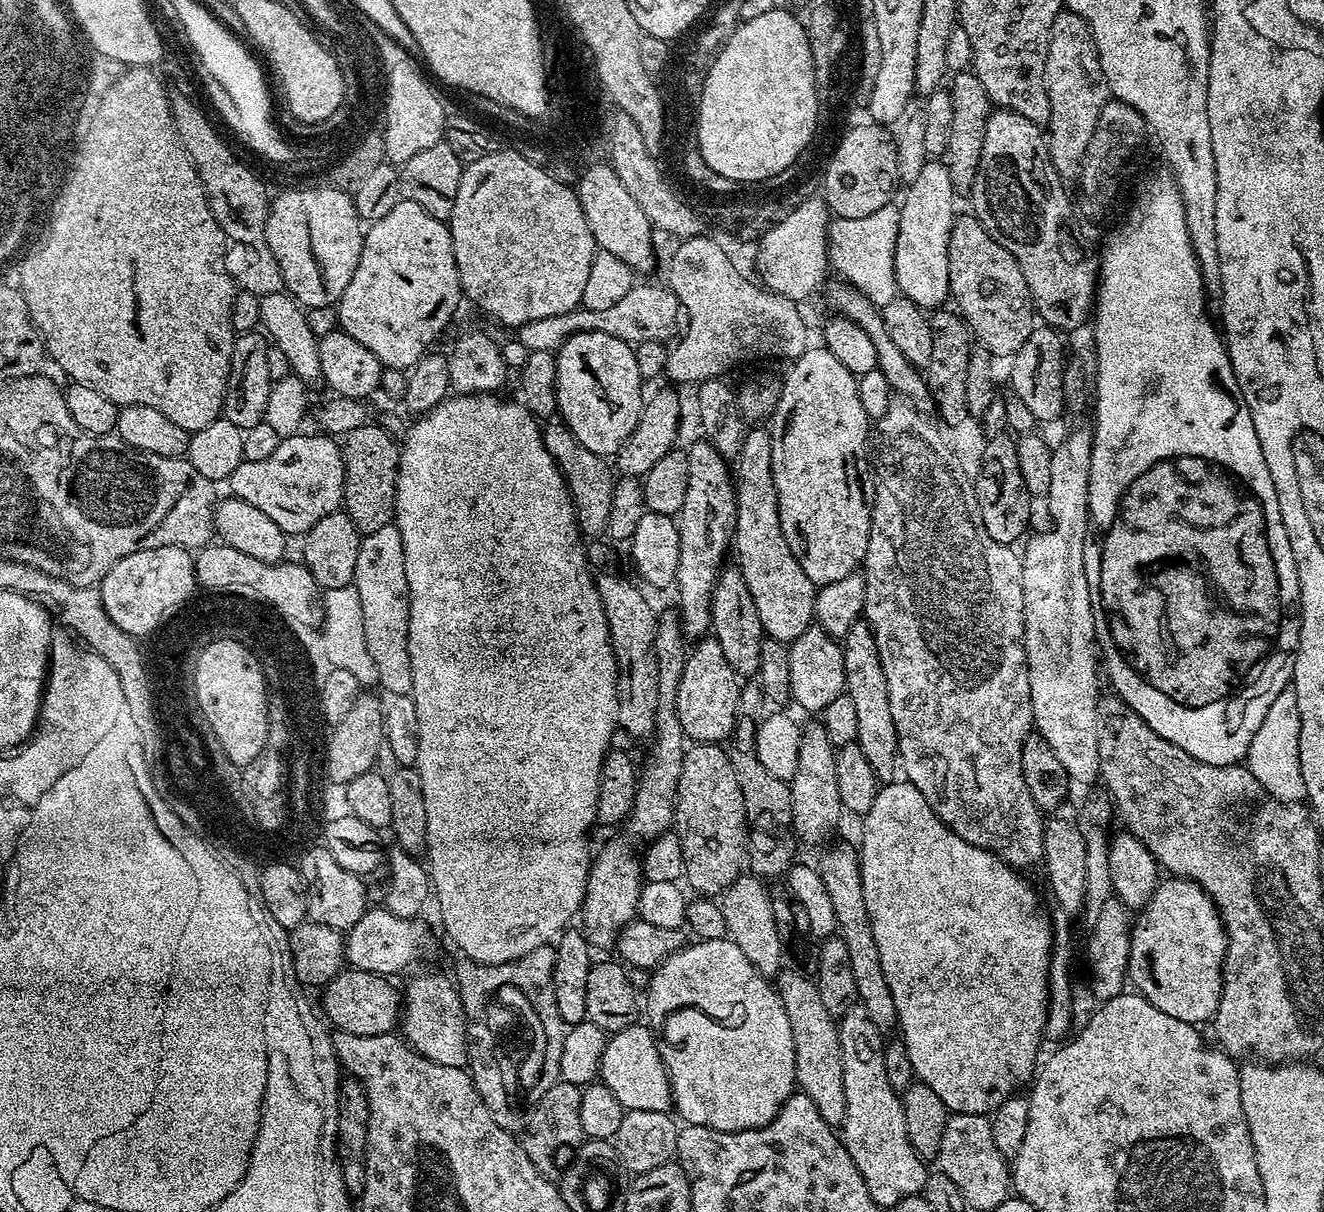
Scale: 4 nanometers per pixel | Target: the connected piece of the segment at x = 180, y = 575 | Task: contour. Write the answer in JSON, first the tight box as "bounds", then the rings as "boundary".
{"bounds":[98,546,197,634],"boundary":[[[154,546],[150,550],[138,550],[119,560],[114,570],[110,570],[110,574],[106,574],[106,578],[100,581],[98,591],[106,614],[110,614],[110,621],[119,630],[129,634],[146,632],[148,628],[152,628],[161,616],[171,612],[197,586],[196,562],[189,549]]]}

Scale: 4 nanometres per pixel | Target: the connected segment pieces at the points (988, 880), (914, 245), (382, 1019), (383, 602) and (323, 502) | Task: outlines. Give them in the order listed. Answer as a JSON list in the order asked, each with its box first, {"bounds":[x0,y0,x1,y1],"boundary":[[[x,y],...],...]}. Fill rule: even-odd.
[{"bounds":[858,782,1052,1116],"boundary":[[[888,782],[877,791],[874,798],[874,806],[870,806],[870,810],[863,813],[864,820],[864,837],[858,843],[858,851],[860,854],[860,873],[862,874],[862,890],[864,891],[864,901],[866,902],[866,910],[870,914],[870,926],[874,930],[874,942],[878,942],[878,955],[882,957],[882,974],[886,974],[886,986],[890,986],[890,994],[894,994],[894,1010],[898,1010],[899,1035],[904,1041],[906,1050],[910,1054],[910,1062],[914,1062],[914,1070],[916,1071],[916,1080],[919,1083],[930,1086],[930,1090],[934,1090],[934,1094],[938,1094],[938,1098],[942,1098],[942,1102],[948,1107],[949,1113],[952,1114],[970,1114],[971,1116],[983,1116],[995,1112],[998,1106],[1002,1106],[1002,1102],[1006,1102],[1009,1098],[1017,1095],[1021,1091],[1020,1088],[1029,1083],[1033,1079],[1034,1073],[1038,1068],[1038,1059],[1036,1055],[1040,1052],[1040,1044],[1044,1040],[1044,1026],[1046,1024],[1046,1014],[1048,1013],[1048,963],[1052,960],[1052,921],[1049,913],[1044,912],[1044,908],[1040,905],[1040,896],[1032,889],[1032,884],[1028,880],[1023,880],[1021,873],[1017,869],[1009,866],[1005,860],[999,860],[994,853],[982,850],[978,846],[970,846],[970,842],[966,842],[962,838],[958,838],[958,834],[952,831],[940,821],[938,814],[934,814],[934,810],[930,806],[930,802],[926,802],[926,798],[922,798],[922,794],[913,784],[907,782]]]},{"bounds":[894,159,957,310],"boundary":[[[929,159],[922,166],[918,178],[907,185],[904,200],[900,204],[900,229],[894,250],[894,272],[896,274],[896,288],[899,295],[919,308],[936,310],[950,293],[950,234],[954,223],[952,216],[952,200],[957,199],[956,192],[950,182],[947,163],[939,159]]]},{"bounds":[323,967,402,1036],"boundary":[[[349,967],[342,970],[328,984],[323,985],[324,1016],[323,1019],[336,1027],[337,1033],[345,1032],[351,1036],[386,1036],[397,1027],[402,1016],[402,996],[392,985],[387,976],[373,972],[363,972]]]},{"bounds":[353,524,411,695],"boundary":[[[394,524],[369,532],[361,539],[353,586],[359,593],[366,647],[376,665],[379,687],[388,693],[411,695],[409,587],[406,586],[401,535]]]},{"bounds":[226,434,344,538],"boundary":[[[297,434],[283,437],[278,450],[274,450],[274,454],[270,454],[270,458],[262,458],[262,462],[250,462],[244,459],[238,466],[238,470],[234,470],[234,474],[229,476],[226,481],[227,487],[232,487],[230,489],[231,495],[238,497],[242,502],[250,502],[250,506],[255,506],[257,510],[262,510],[262,514],[266,514],[266,518],[272,519],[273,522],[278,522],[280,529],[292,538],[295,538],[296,535],[296,537],[299,537],[301,534],[308,532],[310,526],[314,526],[314,522],[318,522],[318,518],[326,518],[326,514],[337,511],[344,499],[344,454],[341,445],[327,434],[315,435],[304,436],[304,434]]]}]

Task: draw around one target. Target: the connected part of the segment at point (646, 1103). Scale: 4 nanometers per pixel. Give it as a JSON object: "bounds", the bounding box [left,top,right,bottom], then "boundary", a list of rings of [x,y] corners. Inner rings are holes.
{"bounds":[599,1022,673,1112],"boundary":[[[637,1022],[626,1026],[626,1030],[613,1032],[608,1036],[608,1045],[602,1054],[600,1063],[599,1083],[605,1084],[622,1102],[622,1106],[629,1112],[634,1110],[654,1110],[668,1112],[673,1107],[672,1083],[668,1081],[668,1072],[660,1057],[657,1037],[644,1022]]]}

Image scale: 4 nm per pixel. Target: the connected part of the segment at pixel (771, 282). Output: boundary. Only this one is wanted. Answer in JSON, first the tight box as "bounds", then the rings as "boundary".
{"bounds":[756,201,830,302],"boundary":[[[806,201],[796,207],[788,217],[782,218],[778,226],[761,236],[758,241],[760,249],[756,252],[756,264],[760,267],[759,279],[763,287],[795,302],[810,299],[823,286],[824,275],[829,275],[830,272],[829,223],[827,204],[822,201]]]}

